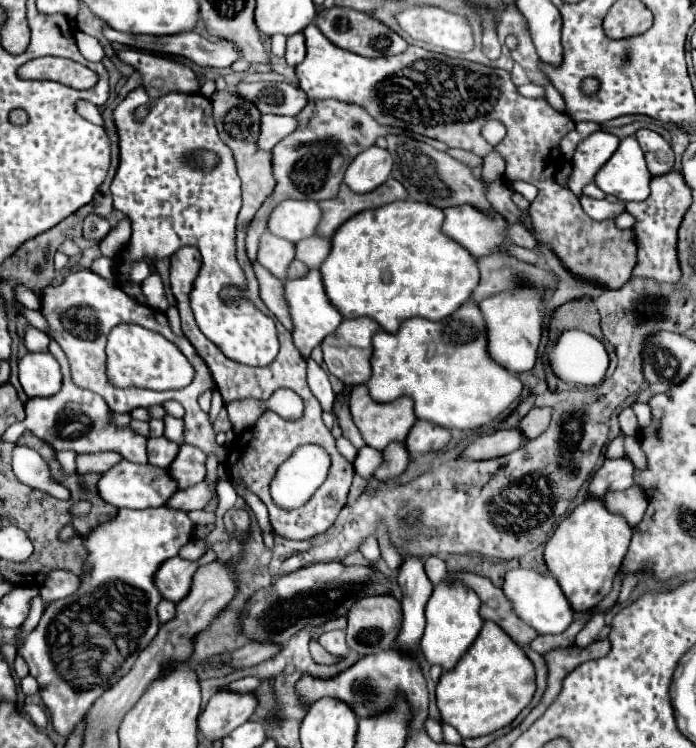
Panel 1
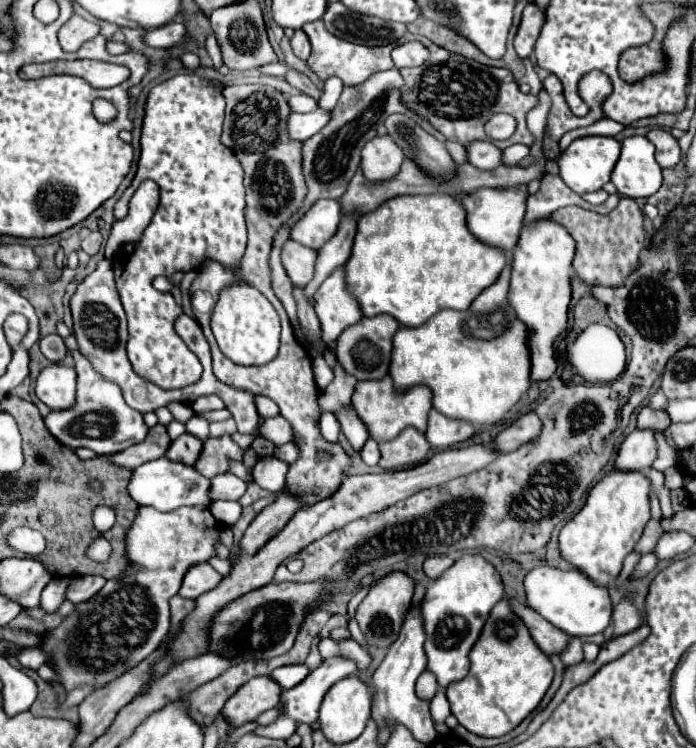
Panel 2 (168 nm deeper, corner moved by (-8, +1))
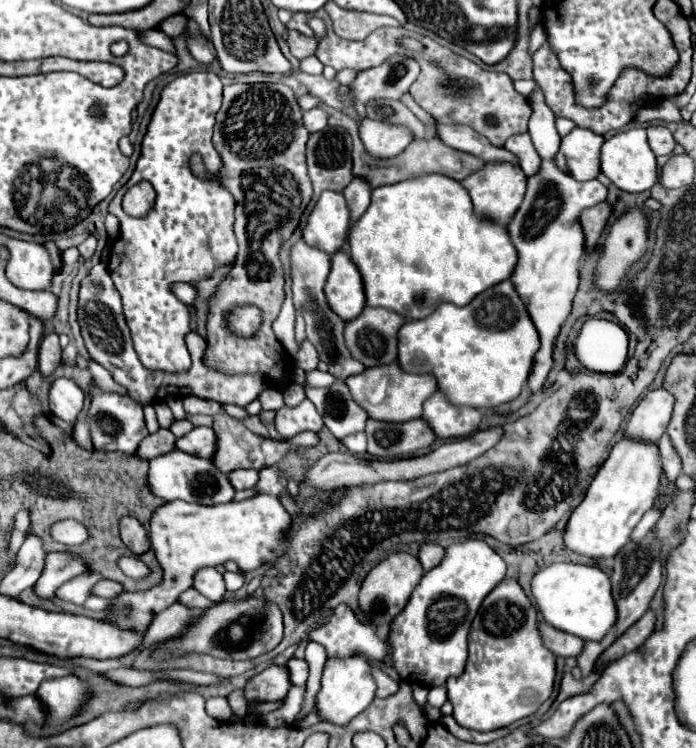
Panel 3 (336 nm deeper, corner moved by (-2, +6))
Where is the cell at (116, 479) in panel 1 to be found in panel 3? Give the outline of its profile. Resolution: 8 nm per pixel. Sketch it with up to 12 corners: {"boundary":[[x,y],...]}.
{"boundary":[[173,450],[149,460],[163,500],[225,504],[235,496],[211,458]]}

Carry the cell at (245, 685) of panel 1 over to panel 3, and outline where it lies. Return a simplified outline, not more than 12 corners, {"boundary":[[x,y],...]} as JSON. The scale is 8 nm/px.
{"boundary":[[291,658],[287,668],[295,686],[305,686],[309,670],[305,660]]}

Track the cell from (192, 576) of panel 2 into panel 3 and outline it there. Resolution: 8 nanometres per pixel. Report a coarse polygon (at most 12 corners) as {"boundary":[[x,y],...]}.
{"boundary":[[201,568],[193,588],[209,600],[225,596],[223,576],[215,568]]}

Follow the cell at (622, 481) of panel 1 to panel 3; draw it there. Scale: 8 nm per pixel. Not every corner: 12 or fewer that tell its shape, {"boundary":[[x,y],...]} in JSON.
{"boundary":[[647,392],[627,436],[659,440],[673,412],[671,392]]}

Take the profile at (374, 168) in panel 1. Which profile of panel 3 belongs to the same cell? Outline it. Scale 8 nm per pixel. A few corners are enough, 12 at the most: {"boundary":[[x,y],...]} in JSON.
{"boundary":[[369,118],[359,136],[375,158],[393,158],[415,140],[405,126]]}

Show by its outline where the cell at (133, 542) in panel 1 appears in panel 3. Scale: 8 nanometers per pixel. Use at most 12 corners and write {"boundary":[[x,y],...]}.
{"boundary":[[279,498],[183,500],[151,518],[163,580],[105,620],[145,632],[199,568],[249,572],[293,538]]}

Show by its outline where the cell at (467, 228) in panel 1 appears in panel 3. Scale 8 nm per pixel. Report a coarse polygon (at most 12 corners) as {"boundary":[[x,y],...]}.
{"boundary":[[487,162],[461,184],[477,214],[507,224],[523,202],[527,176]]}

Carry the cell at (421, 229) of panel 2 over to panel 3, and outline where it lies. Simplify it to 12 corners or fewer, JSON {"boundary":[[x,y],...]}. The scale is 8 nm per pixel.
{"boundary":[[461,182],[373,188],[349,254],[367,306],[421,320],[517,264]]}

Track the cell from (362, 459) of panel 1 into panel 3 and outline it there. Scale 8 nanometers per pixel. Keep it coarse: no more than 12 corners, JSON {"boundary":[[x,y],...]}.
{"boundary":[[365,432],[345,436],[341,442],[351,454],[365,454]]}

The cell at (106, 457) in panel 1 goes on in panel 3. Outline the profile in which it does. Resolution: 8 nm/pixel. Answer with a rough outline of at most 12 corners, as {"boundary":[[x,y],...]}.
{"boundary":[[171,430],[149,434],[137,456],[151,460],[175,450]]}

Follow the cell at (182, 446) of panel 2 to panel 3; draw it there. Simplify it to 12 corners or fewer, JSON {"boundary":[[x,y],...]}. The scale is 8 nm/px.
{"boundary":[[199,426],[177,448],[201,458],[215,452],[215,430]]}

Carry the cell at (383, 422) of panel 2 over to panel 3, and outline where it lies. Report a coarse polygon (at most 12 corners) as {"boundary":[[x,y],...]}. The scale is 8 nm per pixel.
{"boundary":[[399,362],[367,368],[345,384],[375,420],[421,418],[437,392],[429,374]]}

